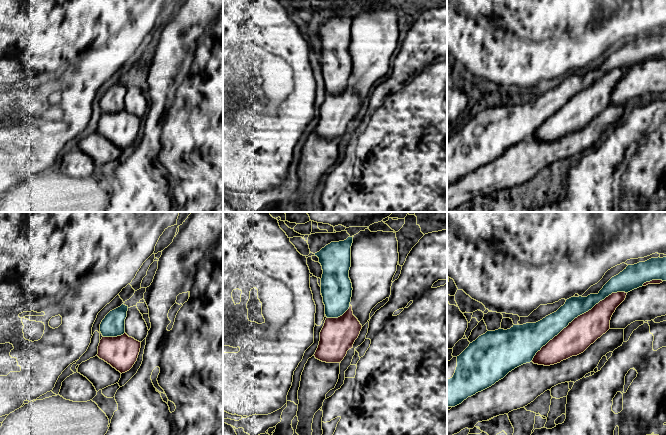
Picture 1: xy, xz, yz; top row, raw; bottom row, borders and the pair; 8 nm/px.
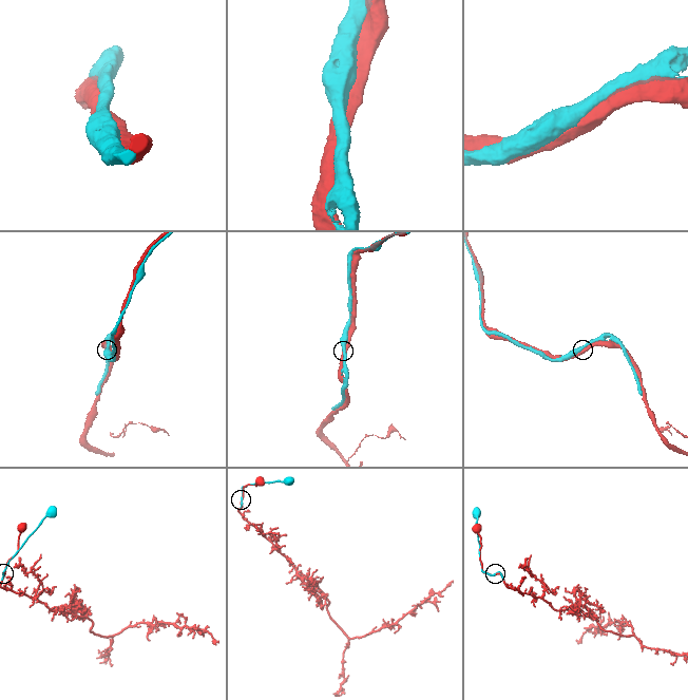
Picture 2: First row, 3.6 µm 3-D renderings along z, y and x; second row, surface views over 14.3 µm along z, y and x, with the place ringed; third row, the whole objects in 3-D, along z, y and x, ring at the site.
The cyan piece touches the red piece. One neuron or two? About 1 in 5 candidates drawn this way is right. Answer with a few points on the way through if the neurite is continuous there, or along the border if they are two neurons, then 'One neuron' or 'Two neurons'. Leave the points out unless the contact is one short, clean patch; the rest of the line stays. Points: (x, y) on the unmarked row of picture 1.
Two neurons

